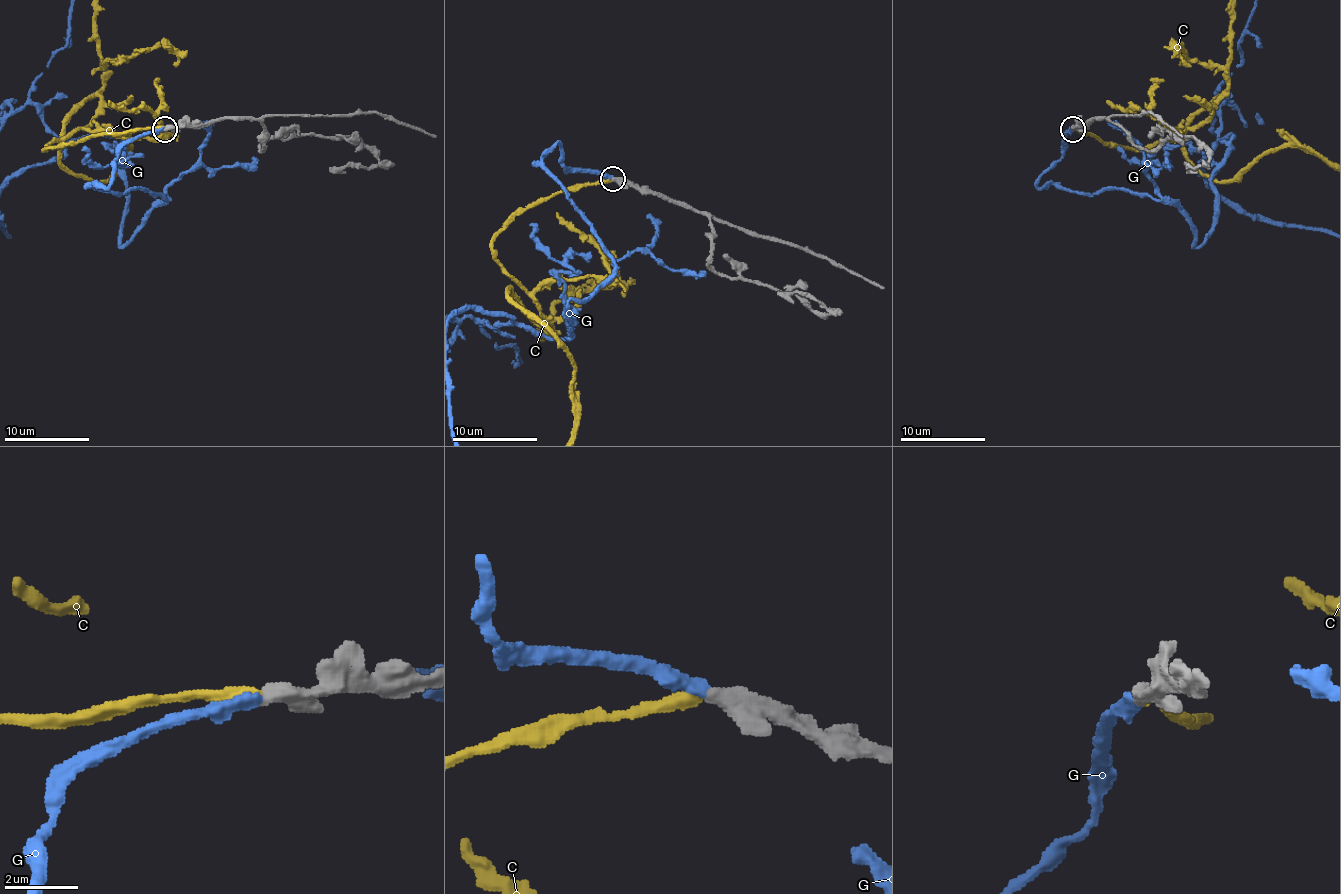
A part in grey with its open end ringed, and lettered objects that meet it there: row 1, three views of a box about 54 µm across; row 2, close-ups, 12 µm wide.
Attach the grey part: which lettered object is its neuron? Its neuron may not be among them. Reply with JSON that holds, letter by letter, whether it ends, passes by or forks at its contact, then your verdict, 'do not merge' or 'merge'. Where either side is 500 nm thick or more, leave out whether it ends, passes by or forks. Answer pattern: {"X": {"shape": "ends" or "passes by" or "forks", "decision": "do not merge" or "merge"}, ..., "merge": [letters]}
{"C": {"decision": "do not merge"}, "G": {"decision": "merge"}, "merge": ["G"]}

